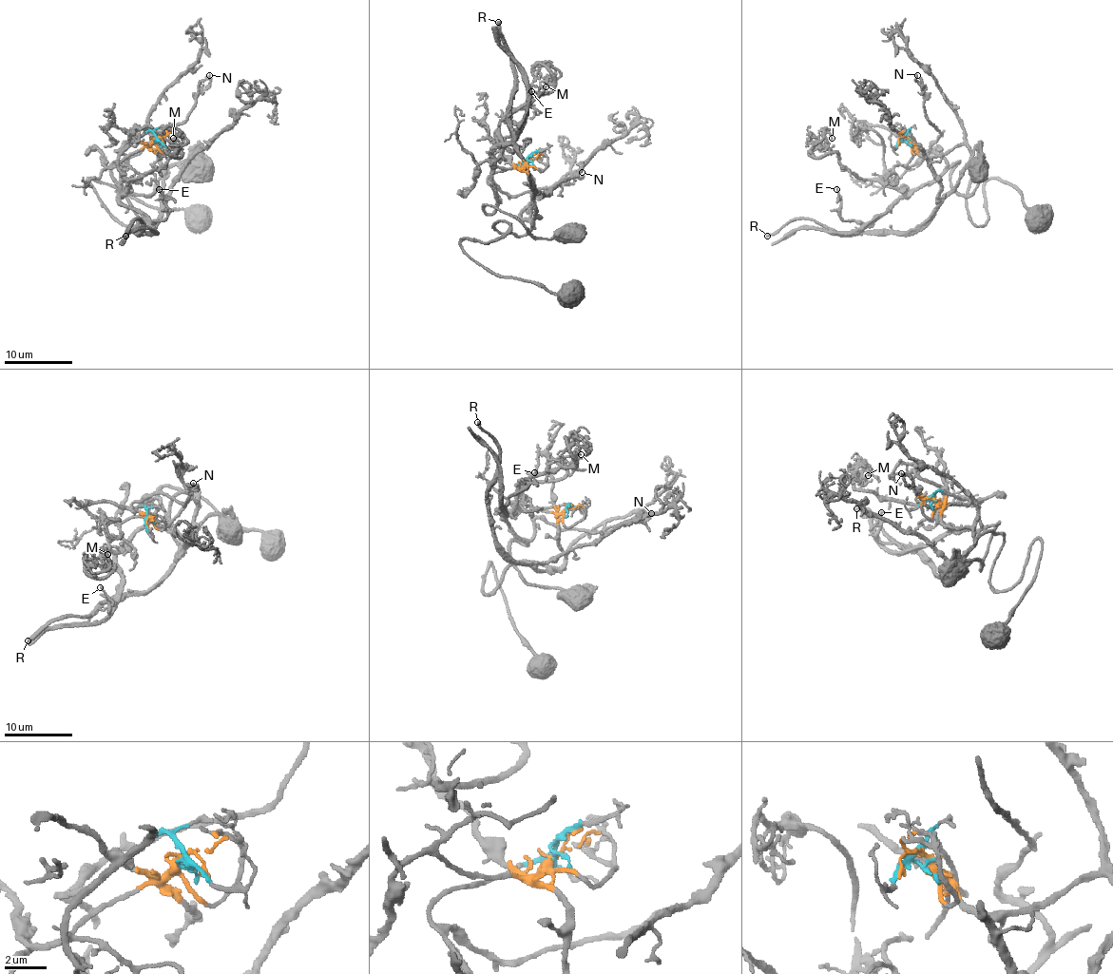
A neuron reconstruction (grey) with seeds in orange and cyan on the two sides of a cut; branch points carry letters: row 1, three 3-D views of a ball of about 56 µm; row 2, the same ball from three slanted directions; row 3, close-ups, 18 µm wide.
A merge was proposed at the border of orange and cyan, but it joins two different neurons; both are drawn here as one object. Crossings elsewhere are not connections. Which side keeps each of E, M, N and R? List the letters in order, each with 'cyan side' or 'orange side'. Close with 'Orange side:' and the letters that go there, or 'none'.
E: cyan side
M: cyan side
N: cyan side
R: orange side
Orange side: R

